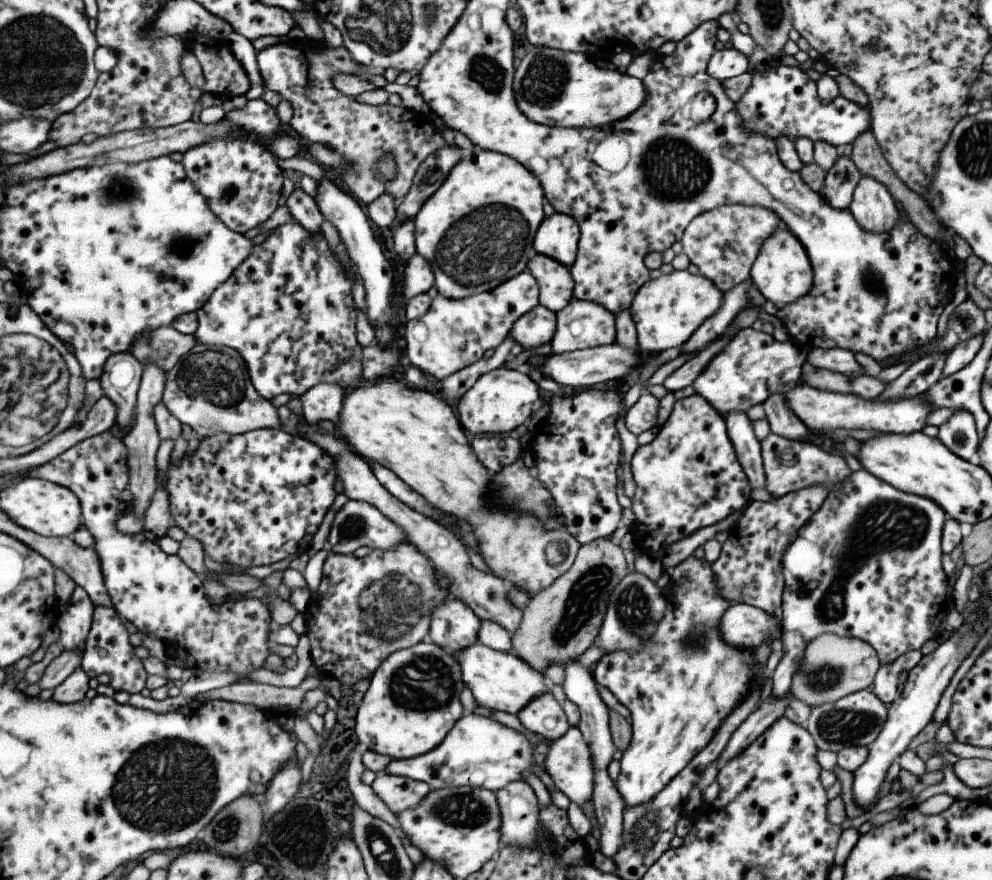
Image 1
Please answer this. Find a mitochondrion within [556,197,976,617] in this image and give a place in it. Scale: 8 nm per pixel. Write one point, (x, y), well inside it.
(891, 523)

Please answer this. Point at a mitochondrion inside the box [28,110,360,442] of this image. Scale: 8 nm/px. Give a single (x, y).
(212, 377)

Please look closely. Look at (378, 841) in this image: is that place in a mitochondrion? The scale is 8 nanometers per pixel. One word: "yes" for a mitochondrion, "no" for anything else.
yes

